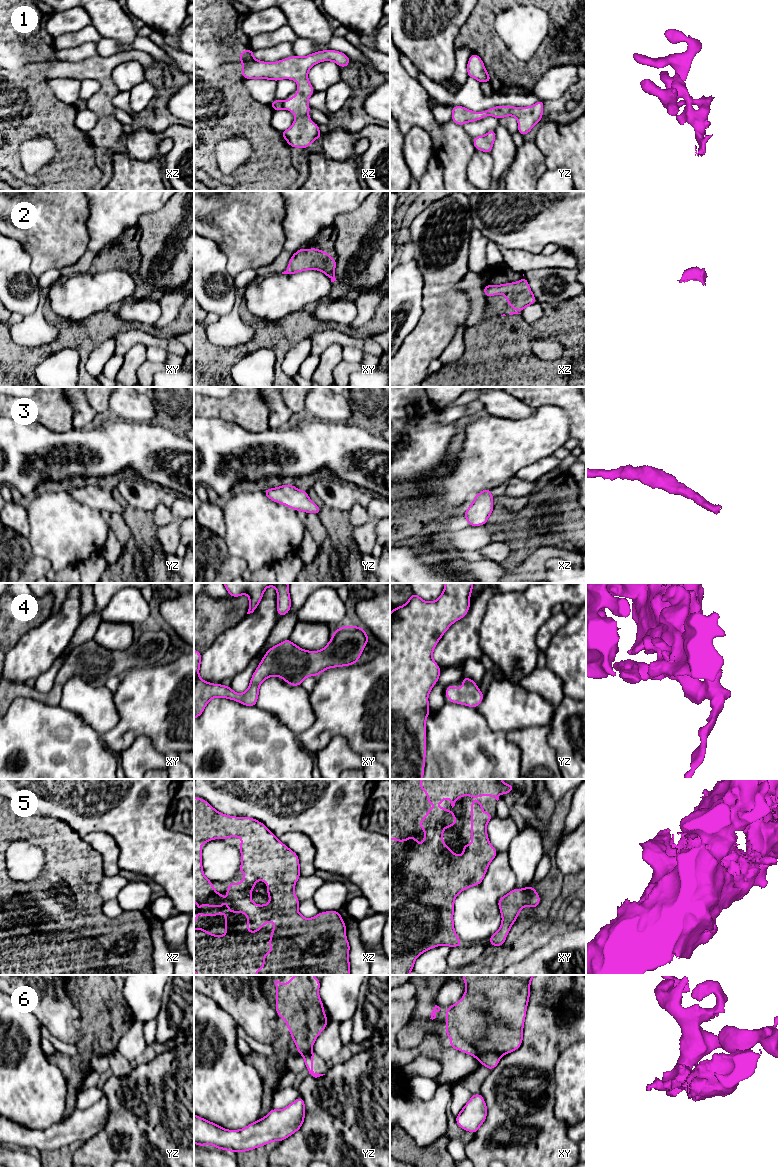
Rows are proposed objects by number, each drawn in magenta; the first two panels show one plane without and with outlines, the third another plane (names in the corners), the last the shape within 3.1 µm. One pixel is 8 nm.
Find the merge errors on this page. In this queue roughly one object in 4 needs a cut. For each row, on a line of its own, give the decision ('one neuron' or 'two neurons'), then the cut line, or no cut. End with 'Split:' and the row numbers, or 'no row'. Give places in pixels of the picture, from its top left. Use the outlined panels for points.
1: one neuron; no cut
2: one neuron; no cut
3: one neuron; no cut
4: one neuron; no cut
5: one neuron; no cut
6: two neurons; cut in xy along (500, 1055), (485, 1053), (476, 1057)
Split: 6

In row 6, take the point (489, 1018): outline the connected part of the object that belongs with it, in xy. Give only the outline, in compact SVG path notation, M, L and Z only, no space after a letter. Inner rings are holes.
M463 975L466 991L462 999L447 1008L446 1034L451 1038L449 1047L477 1058L485 1053L500 1056L517 1050L523 1040L523 1026L530 997L530 982L535 975Z

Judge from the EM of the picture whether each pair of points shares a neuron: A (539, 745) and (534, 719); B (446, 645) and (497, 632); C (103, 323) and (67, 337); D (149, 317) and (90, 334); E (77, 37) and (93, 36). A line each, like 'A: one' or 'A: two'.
A: two
B: two
C: one
D: two
E: one

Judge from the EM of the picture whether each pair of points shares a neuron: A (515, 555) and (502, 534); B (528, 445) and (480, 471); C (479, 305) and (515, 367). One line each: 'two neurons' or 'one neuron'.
A: one neuron
B: one neuron
C: two neurons

